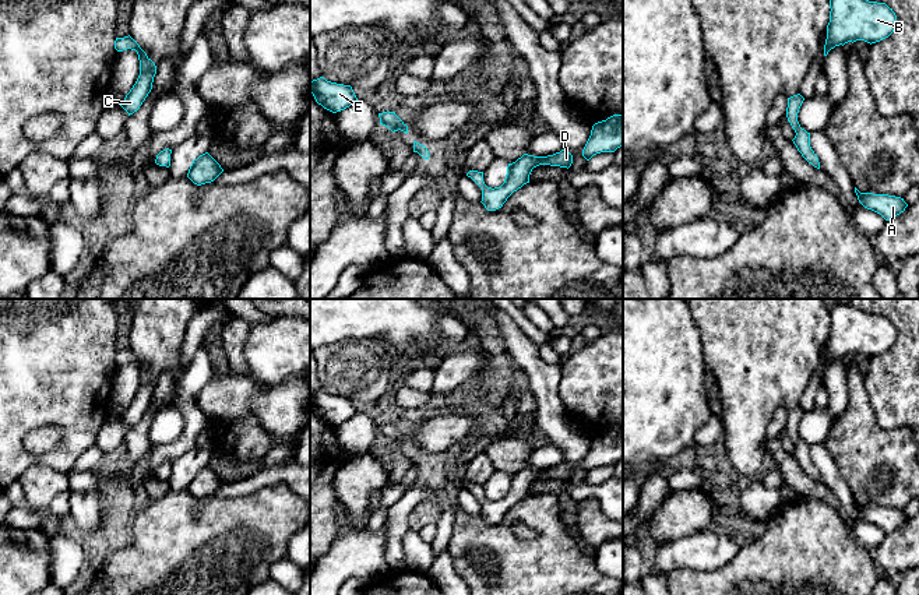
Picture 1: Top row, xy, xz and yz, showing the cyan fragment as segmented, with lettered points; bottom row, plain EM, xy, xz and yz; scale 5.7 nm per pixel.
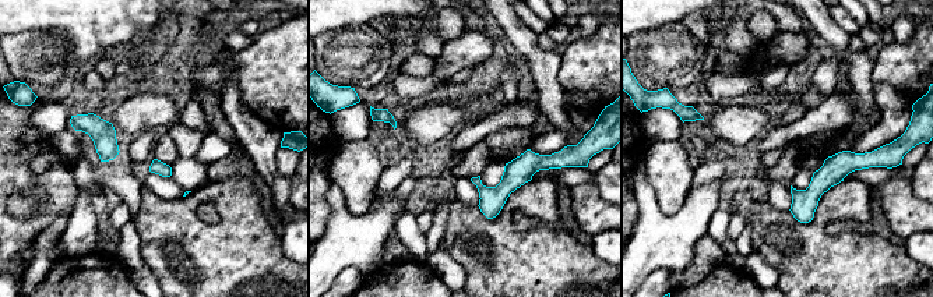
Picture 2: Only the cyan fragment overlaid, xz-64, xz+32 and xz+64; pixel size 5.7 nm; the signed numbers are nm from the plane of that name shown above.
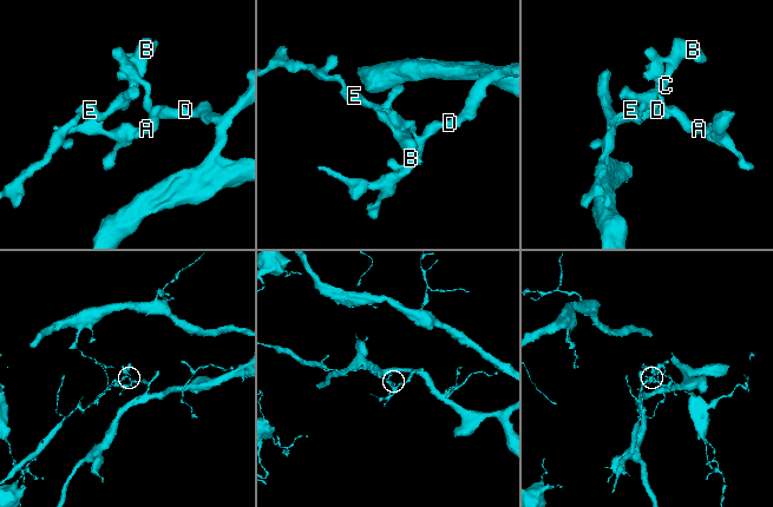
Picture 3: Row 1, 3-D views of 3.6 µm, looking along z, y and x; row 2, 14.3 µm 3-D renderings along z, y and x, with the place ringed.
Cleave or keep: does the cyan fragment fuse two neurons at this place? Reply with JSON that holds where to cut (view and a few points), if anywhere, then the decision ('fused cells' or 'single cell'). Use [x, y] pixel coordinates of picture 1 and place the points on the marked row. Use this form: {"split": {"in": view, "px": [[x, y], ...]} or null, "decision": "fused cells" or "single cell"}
{"split": {"in": "xz", "px": [[483, 183], [481, 187]]}, "decision": "fused cells"}

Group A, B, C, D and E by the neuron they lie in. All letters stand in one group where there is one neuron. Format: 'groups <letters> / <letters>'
groups A D / B C E

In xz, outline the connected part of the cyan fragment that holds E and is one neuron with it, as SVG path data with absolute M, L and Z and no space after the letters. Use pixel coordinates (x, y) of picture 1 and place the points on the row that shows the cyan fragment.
M324 77L310 81L310 92L318 105L332 113L341 112L358 101L351 85L331 82Z

